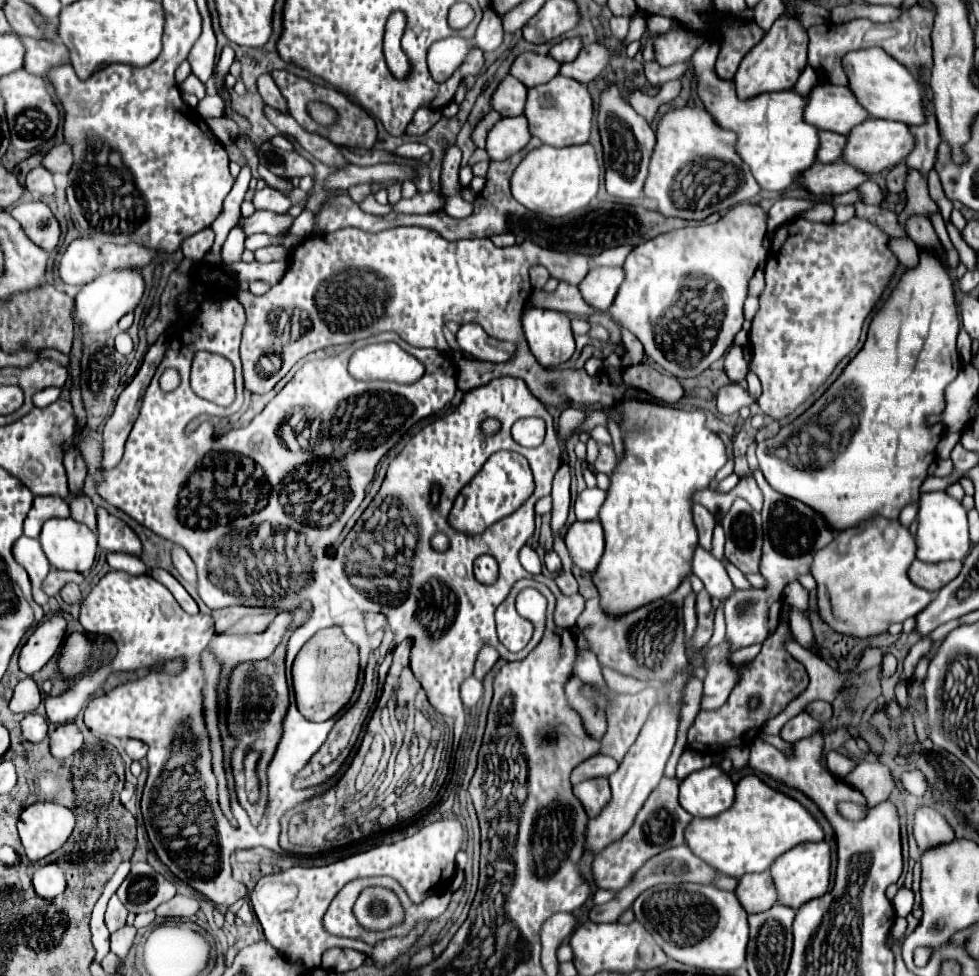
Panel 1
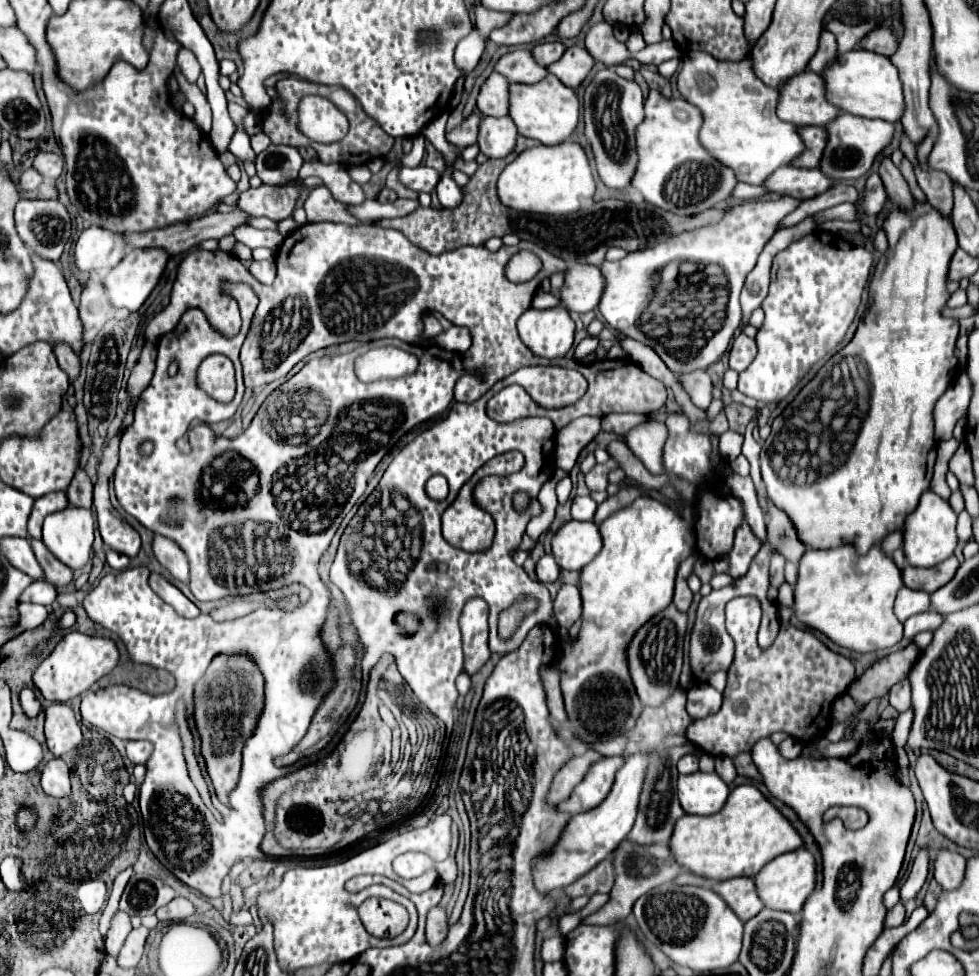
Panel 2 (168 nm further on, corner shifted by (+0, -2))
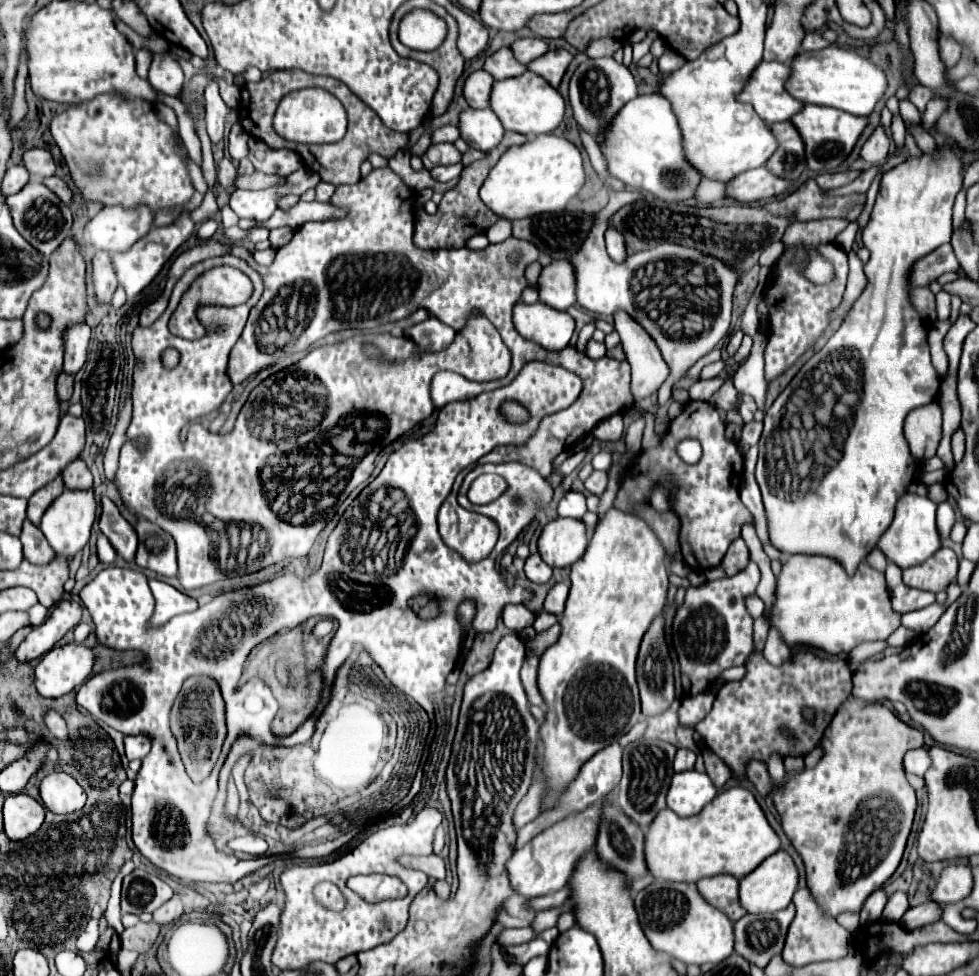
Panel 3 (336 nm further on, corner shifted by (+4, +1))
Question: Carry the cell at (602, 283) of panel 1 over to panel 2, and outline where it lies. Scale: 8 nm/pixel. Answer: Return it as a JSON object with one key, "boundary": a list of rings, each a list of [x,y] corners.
{"boundary":[[[573,265],[565,273],[561,301],[567,311],[587,313],[593,311],[605,291],[605,277],[597,265]]]}

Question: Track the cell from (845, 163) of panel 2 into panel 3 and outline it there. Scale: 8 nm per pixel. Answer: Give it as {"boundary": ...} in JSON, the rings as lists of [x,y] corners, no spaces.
{"boundary":[[[807,104],[803,110],[799,110],[799,114],[791,118],[791,124],[797,128],[797,132],[803,138],[805,158],[809,168],[813,172],[835,172],[837,166],[845,160],[845,156],[853,150],[857,138],[867,126],[867,118],[851,116],[837,108],[821,108],[821,106]]]}

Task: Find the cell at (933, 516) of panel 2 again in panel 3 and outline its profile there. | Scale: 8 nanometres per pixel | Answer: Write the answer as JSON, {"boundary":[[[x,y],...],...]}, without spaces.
{"boundary":[[[903,494],[897,500],[893,522],[889,524],[889,528],[877,542],[877,548],[885,554],[885,558],[889,562],[893,562],[901,570],[905,570],[905,568],[925,562],[929,556],[933,556],[941,548],[941,540],[939,540],[937,526],[935,526],[935,510],[937,510],[937,504],[933,500],[929,500],[927,496]]]}

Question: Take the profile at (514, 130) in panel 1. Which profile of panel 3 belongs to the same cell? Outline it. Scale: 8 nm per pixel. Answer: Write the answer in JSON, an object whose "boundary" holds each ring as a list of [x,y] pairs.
{"boundary":[[[467,108],[459,114],[459,132],[461,132],[461,138],[471,148],[489,152],[501,142],[505,128],[491,108],[485,108],[485,110]]]}

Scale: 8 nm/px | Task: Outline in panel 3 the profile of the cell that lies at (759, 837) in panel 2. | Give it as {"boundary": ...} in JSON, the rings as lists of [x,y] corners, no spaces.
{"boundary":[[[729,788],[717,794],[699,814],[681,818],[673,810],[661,810],[645,832],[645,864],[653,878],[657,880],[671,880],[671,882],[687,882],[695,884],[701,878],[717,876],[717,874],[733,874],[735,878],[747,876],[755,870],[767,856],[777,852],[781,846],[777,834],[769,826],[761,806],[757,804],[755,796],[745,788]]]}

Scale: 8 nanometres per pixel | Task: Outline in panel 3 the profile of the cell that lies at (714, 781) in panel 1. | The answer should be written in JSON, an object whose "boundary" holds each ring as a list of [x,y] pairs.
{"boundary":[[[687,770],[673,776],[667,792],[667,808],[671,808],[677,816],[693,816],[715,796],[717,790],[707,774]]]}

